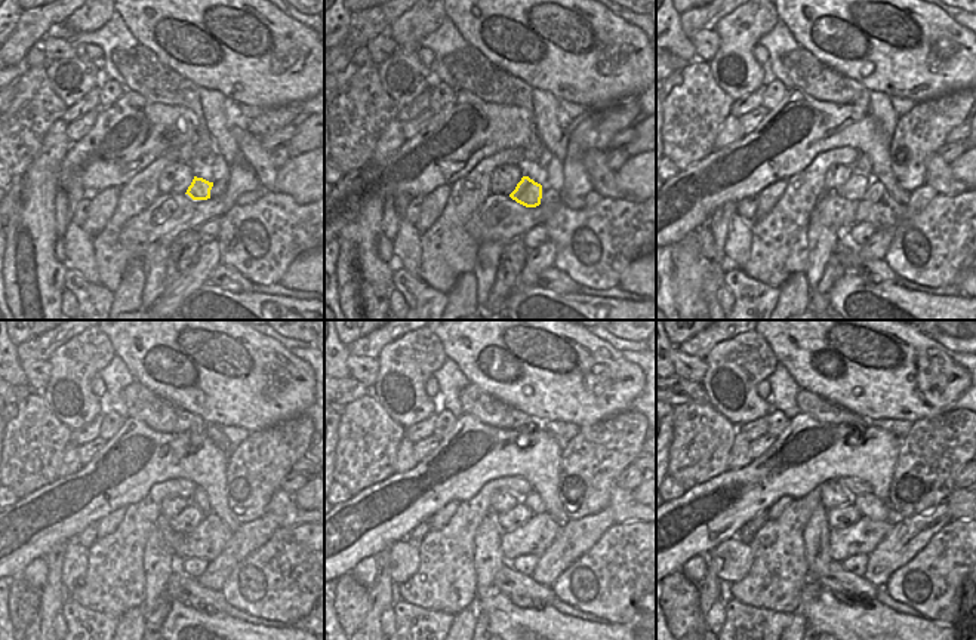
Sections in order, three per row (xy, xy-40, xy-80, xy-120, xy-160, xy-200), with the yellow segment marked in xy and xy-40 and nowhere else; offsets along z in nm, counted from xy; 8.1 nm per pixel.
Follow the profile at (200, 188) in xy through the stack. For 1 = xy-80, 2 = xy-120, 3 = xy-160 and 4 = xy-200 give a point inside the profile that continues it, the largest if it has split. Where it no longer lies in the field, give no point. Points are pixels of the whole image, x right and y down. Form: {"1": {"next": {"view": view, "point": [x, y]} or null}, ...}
{"1": {"next": {"view": "xy-80", "point": [853, 188]}}, "2": {"next": {"view": "xy-120", "point": [191, 516]}}, "3": {"next": {"view": "xy-160", "point": [520, 514]}}, "4": {"next": {"view": "xy-200", "point": [841, 517]}}}

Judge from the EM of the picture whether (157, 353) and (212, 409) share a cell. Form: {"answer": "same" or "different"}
{"answer": "same"}

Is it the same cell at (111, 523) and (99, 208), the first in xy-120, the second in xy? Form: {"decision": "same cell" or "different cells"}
{"decision": "same cell"}

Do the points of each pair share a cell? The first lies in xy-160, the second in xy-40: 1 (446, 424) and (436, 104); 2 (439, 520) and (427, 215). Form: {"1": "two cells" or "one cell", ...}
{"1": "one cell", "2": "one cell"}

